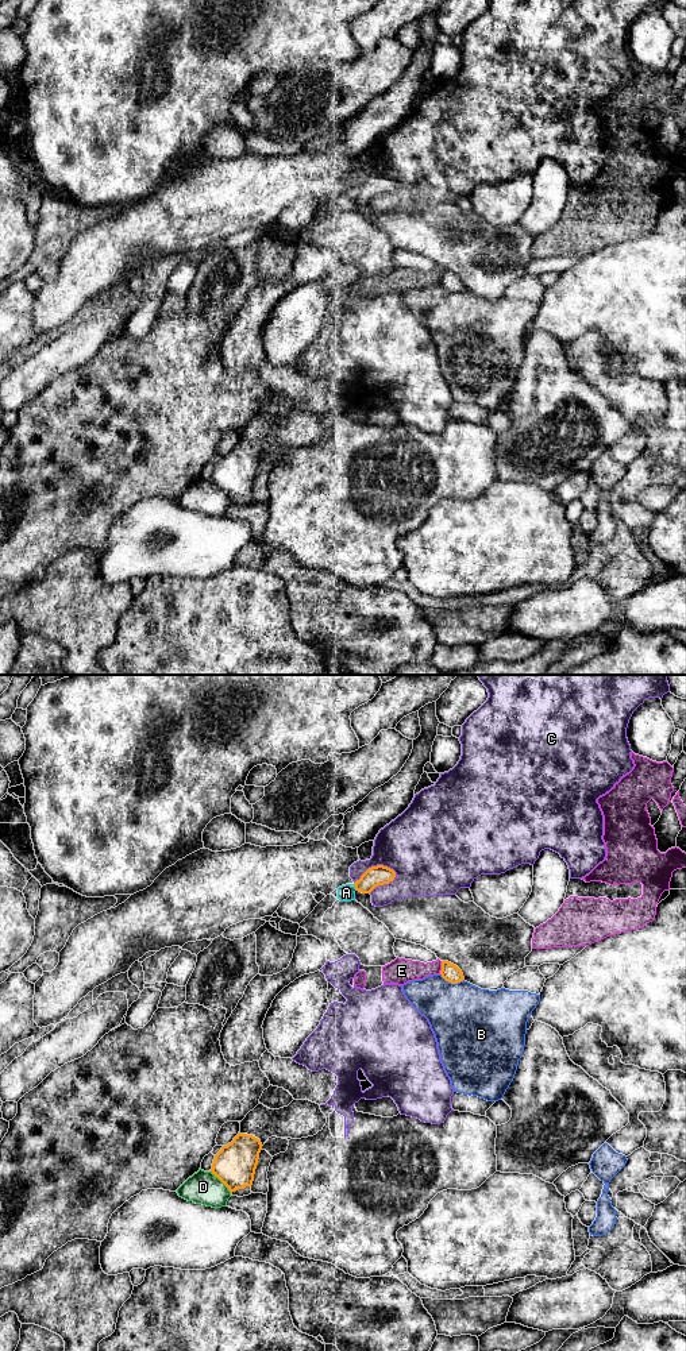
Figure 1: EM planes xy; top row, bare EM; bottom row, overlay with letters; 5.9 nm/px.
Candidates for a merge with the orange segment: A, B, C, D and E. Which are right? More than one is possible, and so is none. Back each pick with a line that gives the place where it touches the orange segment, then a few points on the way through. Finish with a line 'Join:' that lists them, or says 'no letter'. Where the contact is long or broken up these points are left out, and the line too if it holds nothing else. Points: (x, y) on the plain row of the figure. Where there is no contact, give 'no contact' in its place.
Join: no letter

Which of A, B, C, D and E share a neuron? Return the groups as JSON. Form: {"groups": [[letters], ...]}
{"groups": [["A"], ["B"], ["C"], ["D"], ["E"]]}

